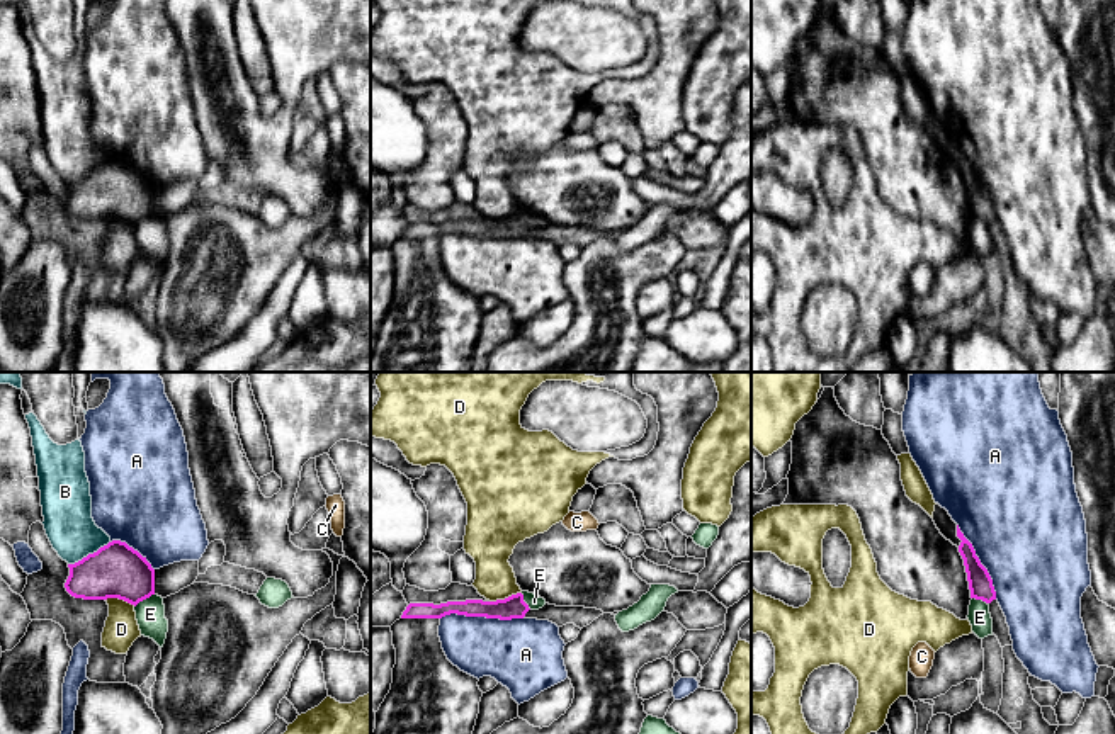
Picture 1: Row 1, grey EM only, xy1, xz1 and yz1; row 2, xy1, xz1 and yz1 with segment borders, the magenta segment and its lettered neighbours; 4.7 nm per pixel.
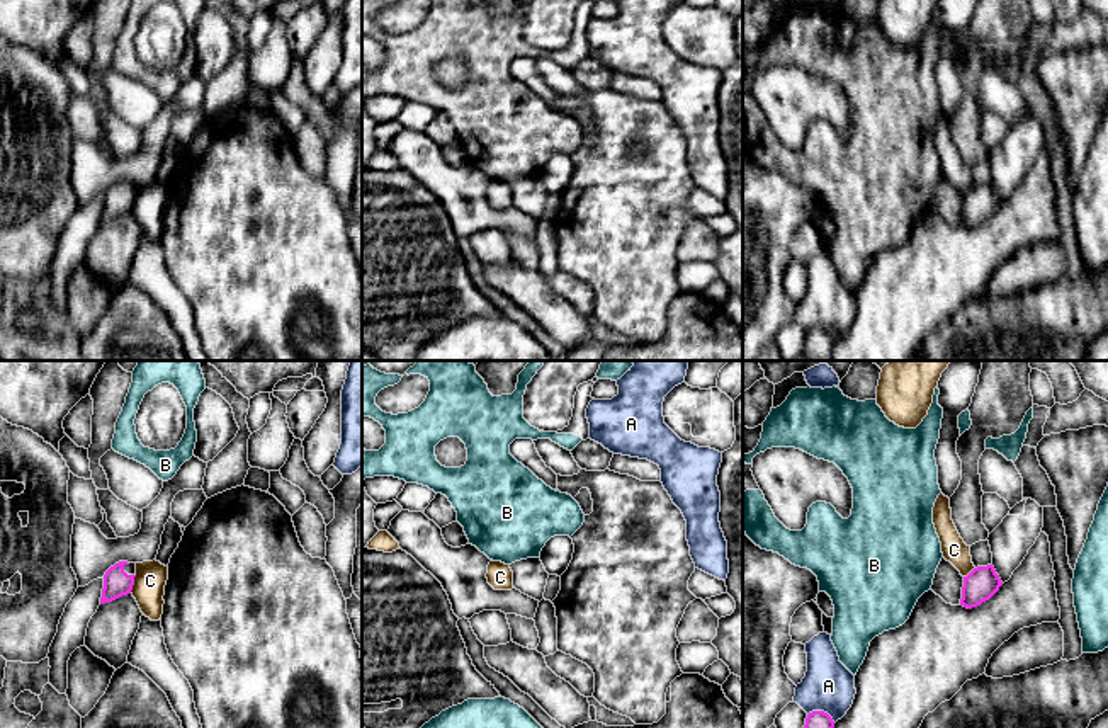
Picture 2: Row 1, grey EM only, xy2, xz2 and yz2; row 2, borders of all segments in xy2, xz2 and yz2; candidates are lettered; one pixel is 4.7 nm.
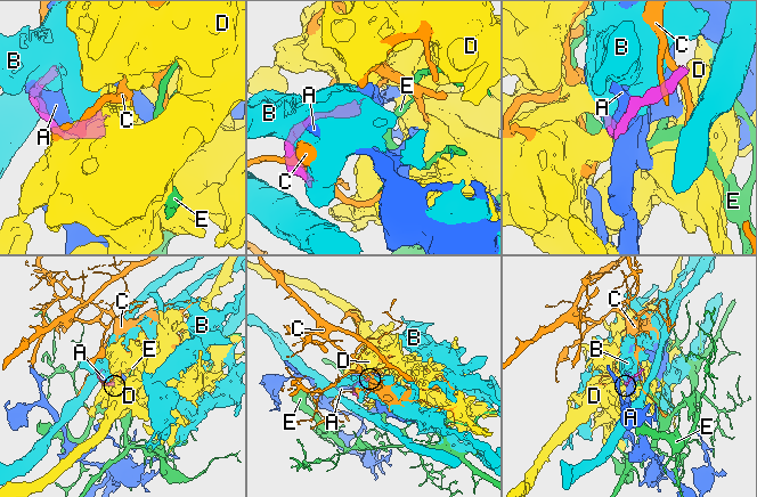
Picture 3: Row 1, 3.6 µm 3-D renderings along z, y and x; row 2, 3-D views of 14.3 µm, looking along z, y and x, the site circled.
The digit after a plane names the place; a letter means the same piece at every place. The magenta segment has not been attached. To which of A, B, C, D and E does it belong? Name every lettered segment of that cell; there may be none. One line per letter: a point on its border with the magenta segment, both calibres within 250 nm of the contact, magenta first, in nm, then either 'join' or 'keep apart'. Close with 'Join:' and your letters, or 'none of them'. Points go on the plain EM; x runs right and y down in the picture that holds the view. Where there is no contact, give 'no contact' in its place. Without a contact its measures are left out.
A: xz1 (481, 235) | 110/320 nm | keep apart
B: xy1 (89, 174) | 260/240 nm | keep apart
C: xy2 (133, 203) | 130/150 nm | keep apart
D: xz1 (505, 218) | 110/190 nm | keep apart
E: xy1 (143, 218) | 260/140 nm | keep apart
Join: none of them

